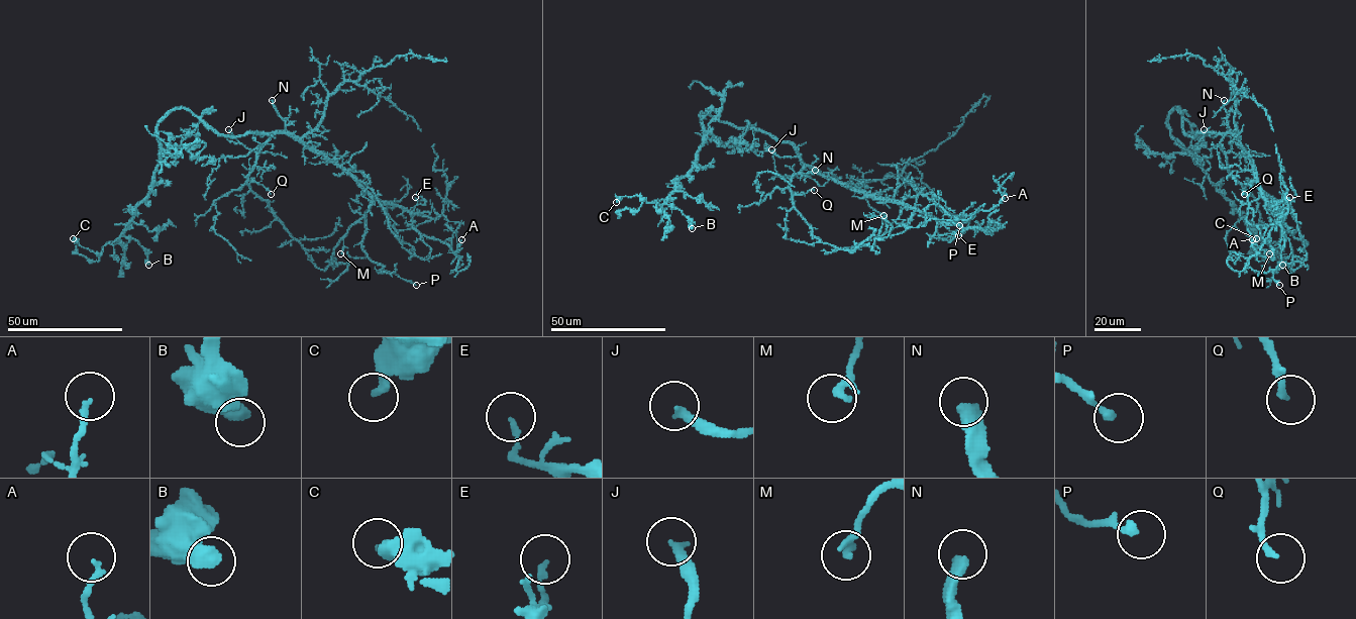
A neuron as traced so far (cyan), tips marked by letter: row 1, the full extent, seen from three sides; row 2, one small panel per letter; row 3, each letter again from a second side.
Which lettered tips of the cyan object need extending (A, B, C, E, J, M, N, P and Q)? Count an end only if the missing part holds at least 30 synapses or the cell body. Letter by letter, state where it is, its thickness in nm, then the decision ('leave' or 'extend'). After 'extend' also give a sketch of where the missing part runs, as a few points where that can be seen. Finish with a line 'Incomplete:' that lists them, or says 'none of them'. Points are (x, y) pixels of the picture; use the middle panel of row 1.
A: place (1005, 198); calibre 170 nm; leave
B: place (692, 228); calibre 550 nm; leave
C: place (616, 202); calibre 320 nm; leave
E: place (958, 235); calibre 160 nm; leave
J: place (771, 149); calibre 320 nm; leave
M: place (883, 215); calibre 260 nm; leave
N: place (815, 170); calibre 420 nm; extend; course (815, 170), (805, 173), (788, 168), (787, 164), (791, 162), (795, 165), (792, 168), (777, 170), (758, 160)
P: place (959, 225); calibre 240 nm; leave
Q: place (814, 190); calibre 180 nm; leave
Incomplete: N

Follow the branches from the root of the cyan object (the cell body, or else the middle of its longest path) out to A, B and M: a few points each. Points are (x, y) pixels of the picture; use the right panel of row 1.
A: (1205, 132), (1231, 133), (1251, 160), (1261, 193), (1277, 209), (1277, 220), (1258, 252), (1252, 239)
B: (1205, 132), (1188, 136), (1183, 119), (1201, 141), (1188, 151), (1282, 265)
M: (1205, 132), (1231, 133), (1251, 160), (1256, 185), (1283, 228), (1284, 243), (1269, 253)

